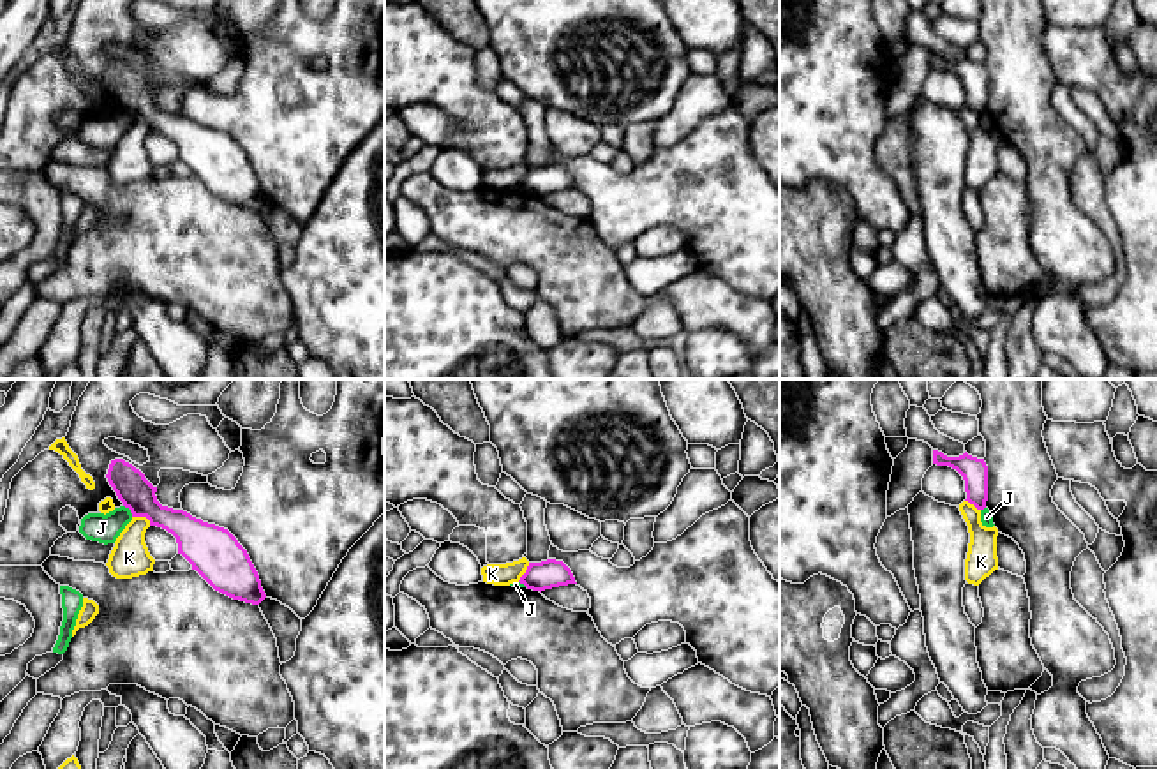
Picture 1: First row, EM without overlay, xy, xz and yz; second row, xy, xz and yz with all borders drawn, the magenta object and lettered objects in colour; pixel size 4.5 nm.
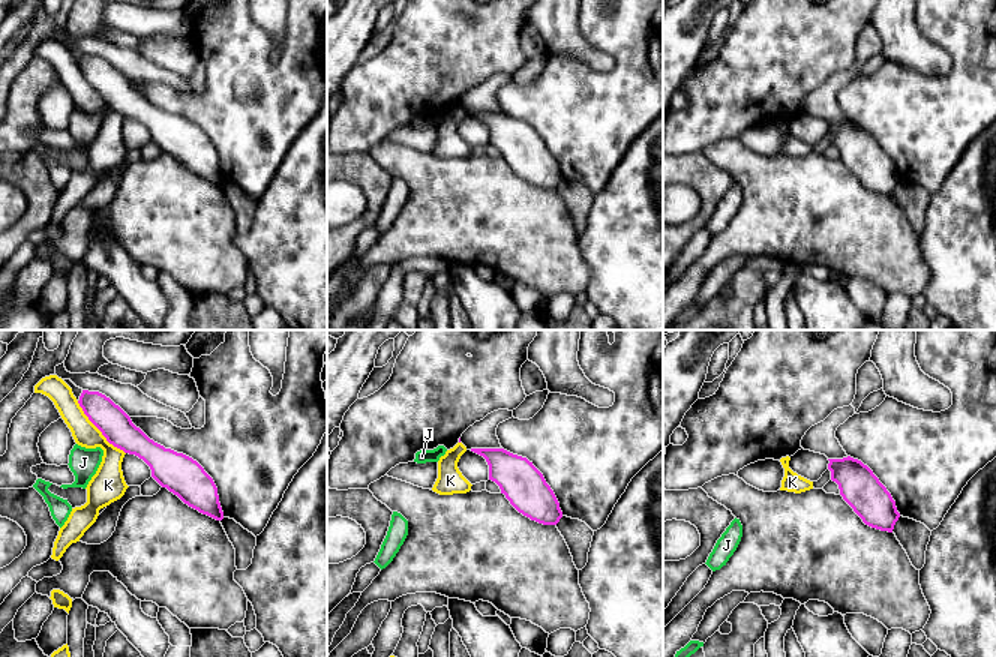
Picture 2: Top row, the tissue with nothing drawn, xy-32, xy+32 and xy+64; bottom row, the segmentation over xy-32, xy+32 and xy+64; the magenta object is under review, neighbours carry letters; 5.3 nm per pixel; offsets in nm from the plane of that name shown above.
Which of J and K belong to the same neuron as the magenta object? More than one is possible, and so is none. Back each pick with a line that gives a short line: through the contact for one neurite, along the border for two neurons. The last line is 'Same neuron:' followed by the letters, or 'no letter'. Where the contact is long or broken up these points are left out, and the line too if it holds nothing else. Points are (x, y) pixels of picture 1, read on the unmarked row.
Same neuron: no letter

